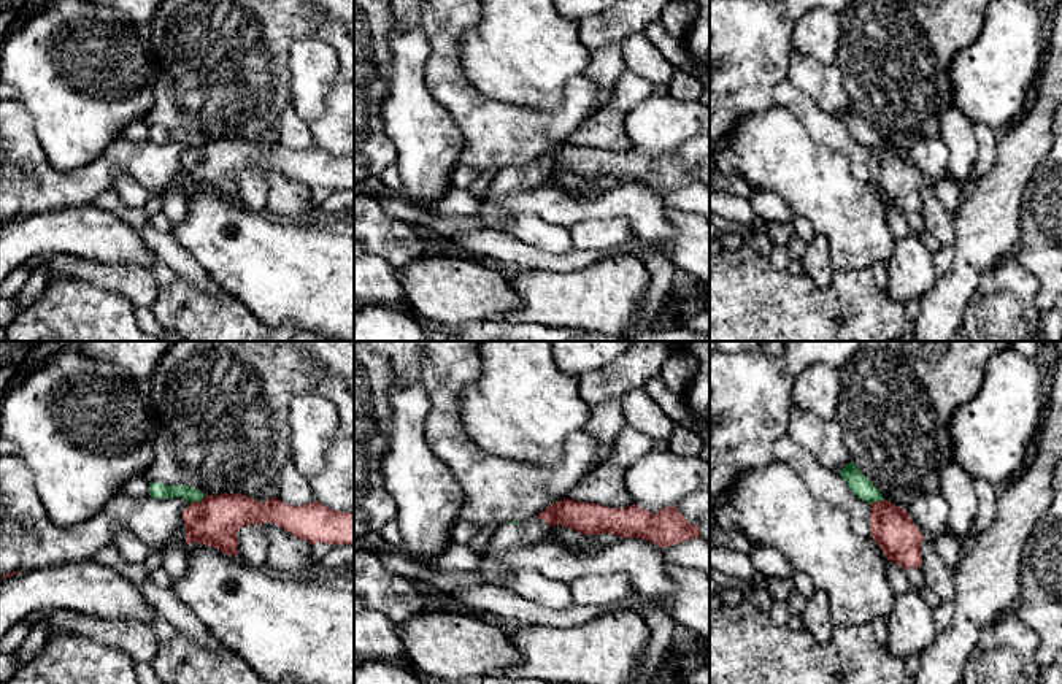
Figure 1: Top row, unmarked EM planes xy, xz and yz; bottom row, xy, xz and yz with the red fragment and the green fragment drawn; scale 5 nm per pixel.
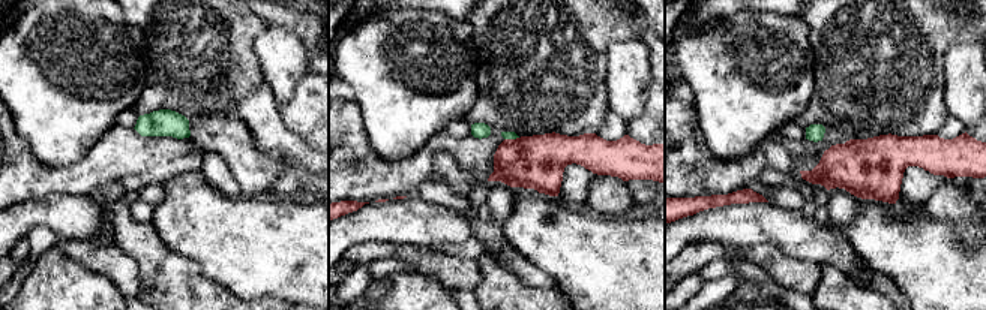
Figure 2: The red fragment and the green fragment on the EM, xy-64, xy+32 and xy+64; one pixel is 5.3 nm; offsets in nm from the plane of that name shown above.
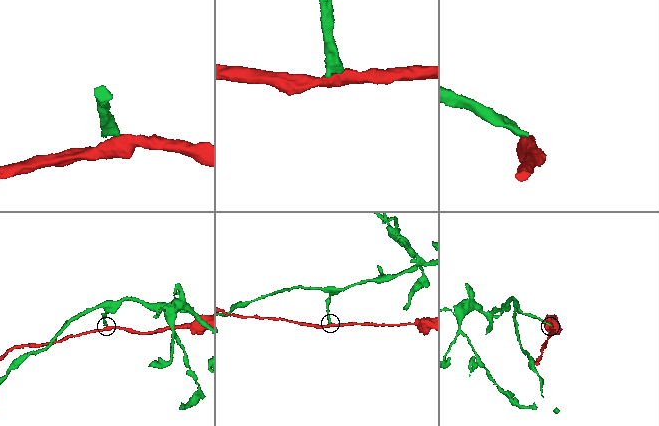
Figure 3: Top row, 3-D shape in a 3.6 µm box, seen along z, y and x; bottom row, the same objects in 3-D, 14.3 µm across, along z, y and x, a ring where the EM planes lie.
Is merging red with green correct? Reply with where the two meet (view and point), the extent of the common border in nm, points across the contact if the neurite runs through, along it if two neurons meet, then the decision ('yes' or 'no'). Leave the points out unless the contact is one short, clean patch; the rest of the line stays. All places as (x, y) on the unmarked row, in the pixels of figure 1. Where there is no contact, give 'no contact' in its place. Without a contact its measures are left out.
xy (199, 146) | 100 nm | along xy (207, 140), (191, 148) | no

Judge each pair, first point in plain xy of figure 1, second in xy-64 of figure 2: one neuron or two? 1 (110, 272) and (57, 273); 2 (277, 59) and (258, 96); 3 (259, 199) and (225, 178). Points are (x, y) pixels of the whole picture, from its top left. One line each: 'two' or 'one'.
1: two
2: two
3: one

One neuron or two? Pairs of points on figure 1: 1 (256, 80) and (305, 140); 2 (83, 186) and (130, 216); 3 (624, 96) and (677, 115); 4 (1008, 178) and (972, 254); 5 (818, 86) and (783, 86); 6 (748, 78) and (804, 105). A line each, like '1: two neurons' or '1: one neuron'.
1: two neurons
2: two neurons
3: two neurons
4: one neuron
5: two neurons
6: two neurons

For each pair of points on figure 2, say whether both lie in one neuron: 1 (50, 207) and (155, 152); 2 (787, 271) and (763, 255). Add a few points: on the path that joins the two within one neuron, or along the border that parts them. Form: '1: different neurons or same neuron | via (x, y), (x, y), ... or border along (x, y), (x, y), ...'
1: different neurons | border along (38, 196), (75, 193), (101, 202)
2: same neuron | via (781, 267), (769, 258)

